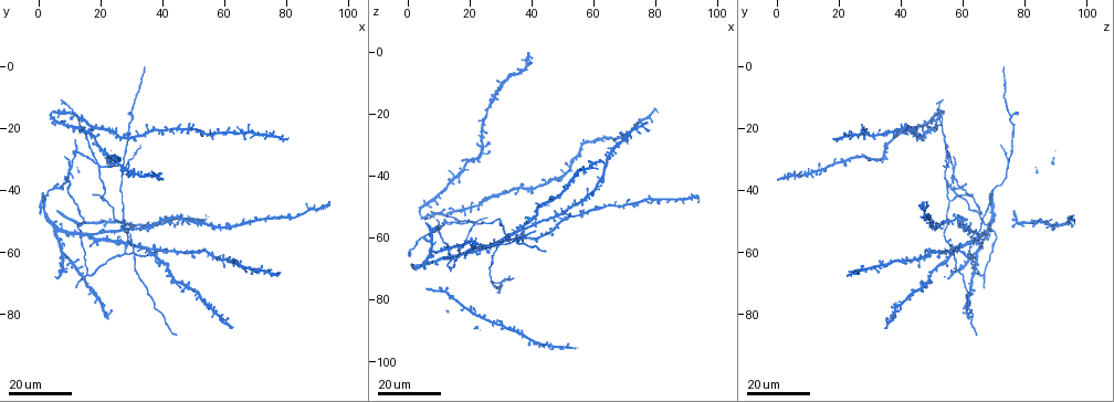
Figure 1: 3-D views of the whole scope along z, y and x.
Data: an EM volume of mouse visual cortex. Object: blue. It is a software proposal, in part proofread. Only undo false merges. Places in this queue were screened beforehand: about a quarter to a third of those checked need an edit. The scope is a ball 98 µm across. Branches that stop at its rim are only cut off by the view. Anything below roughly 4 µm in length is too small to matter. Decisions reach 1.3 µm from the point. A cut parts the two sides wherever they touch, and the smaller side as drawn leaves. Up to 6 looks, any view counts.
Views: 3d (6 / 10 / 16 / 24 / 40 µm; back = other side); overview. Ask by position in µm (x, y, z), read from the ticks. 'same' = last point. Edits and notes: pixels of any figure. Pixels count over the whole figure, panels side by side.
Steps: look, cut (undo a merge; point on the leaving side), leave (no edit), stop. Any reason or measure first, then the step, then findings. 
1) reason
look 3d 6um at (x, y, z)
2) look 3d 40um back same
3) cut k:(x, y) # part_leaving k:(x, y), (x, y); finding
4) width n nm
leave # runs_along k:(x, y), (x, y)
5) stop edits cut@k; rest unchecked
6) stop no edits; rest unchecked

side arm on a straight run
look 3d 24um at (28, 59, 63)

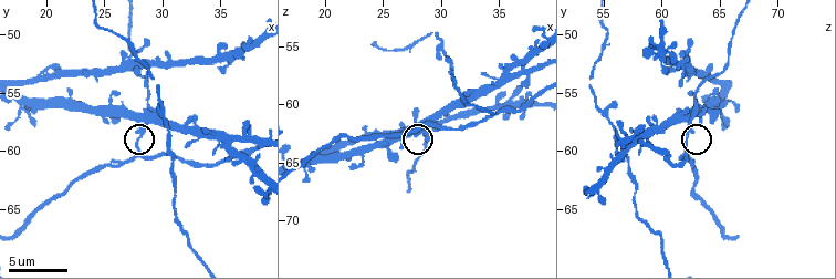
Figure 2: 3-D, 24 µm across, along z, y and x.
look 3d 10um at (28.0, 58.0, 62.6)

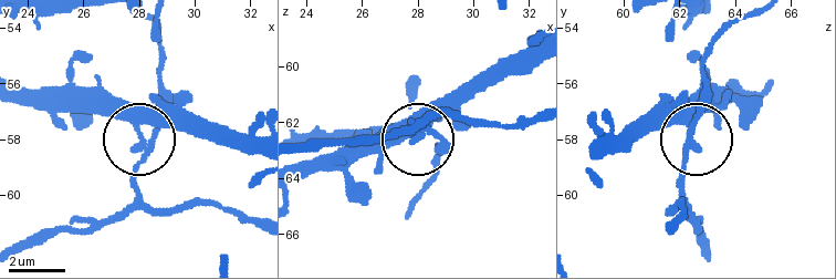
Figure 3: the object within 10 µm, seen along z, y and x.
arms 3
leave # runs_along 3:(707, 258), (686, 188), (697, 91); one neuron here

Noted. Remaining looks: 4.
branch point
look 3d 16um at (15, 67, 67)

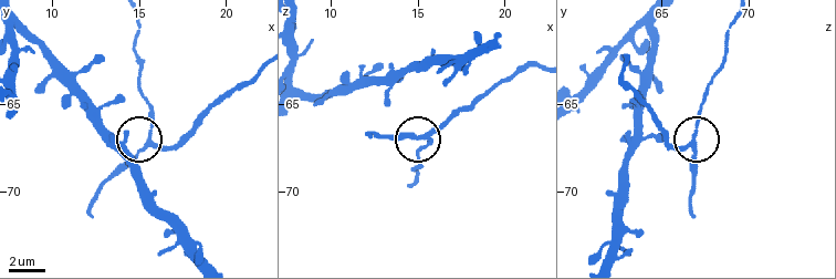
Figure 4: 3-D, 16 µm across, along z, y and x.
closer look
look 3d 10um at (15.7, 67.2, 66.8)

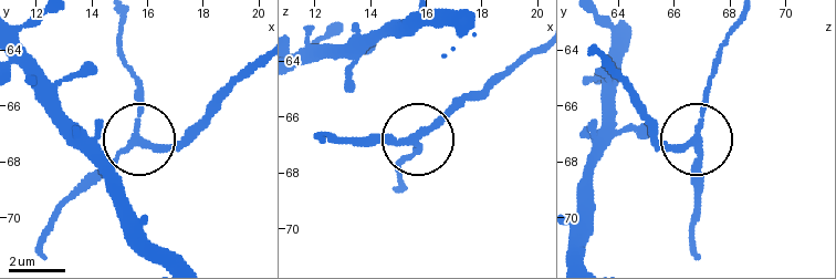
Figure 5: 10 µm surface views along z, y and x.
look 3d 10um back at (15.5, 67.3, 66.7)

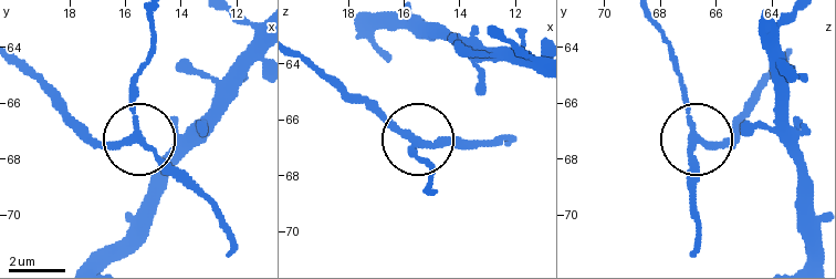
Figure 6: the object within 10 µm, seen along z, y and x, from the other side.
width 200 nm
leave # runs_along 6:(652, 22), (686, 101), (693, 205); all the same neuron

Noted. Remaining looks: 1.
stop no edits; rest unchecked

